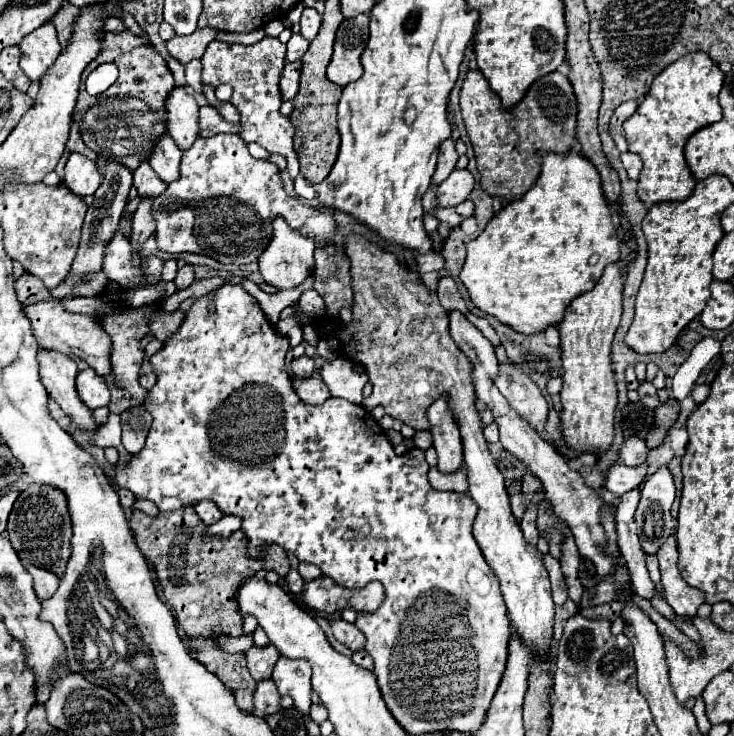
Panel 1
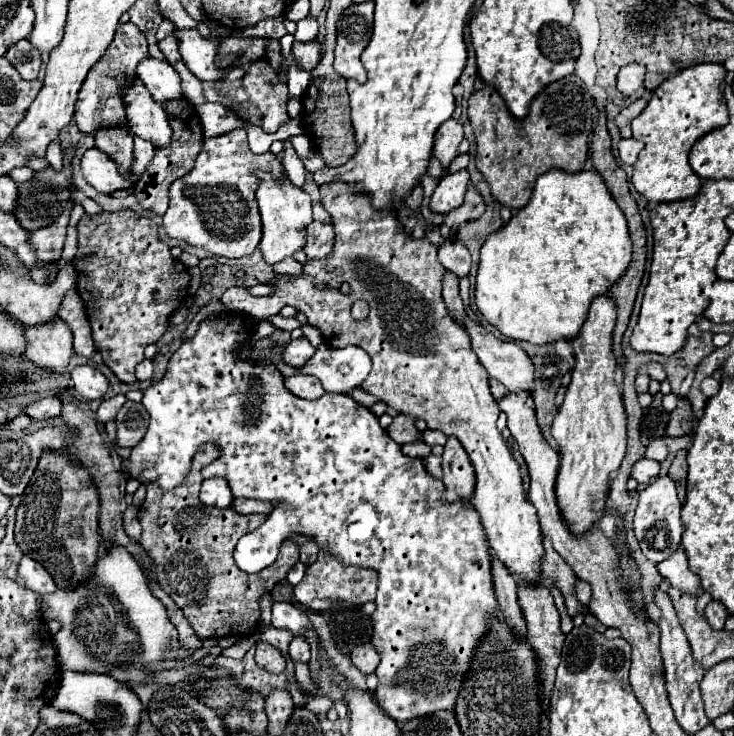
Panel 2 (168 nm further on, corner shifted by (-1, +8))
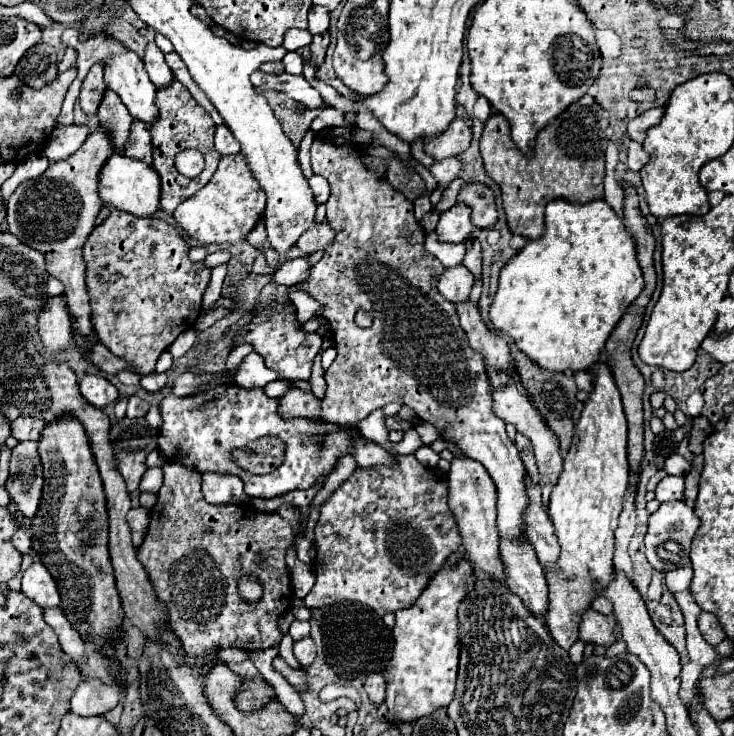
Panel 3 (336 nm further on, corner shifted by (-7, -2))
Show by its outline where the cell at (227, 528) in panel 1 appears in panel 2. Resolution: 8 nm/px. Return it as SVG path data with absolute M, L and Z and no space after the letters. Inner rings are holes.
M236 499L232 503L232 509L238 509L238 513L264 513L264 515L268 515L274 509L274 505L264 503L264 501L256 501L256 499Z

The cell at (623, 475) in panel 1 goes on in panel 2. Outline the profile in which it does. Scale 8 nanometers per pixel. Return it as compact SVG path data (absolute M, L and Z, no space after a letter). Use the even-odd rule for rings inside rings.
M640 459L636 461L634 469L632 469L632 479L636 479L638 483L650 485L652 481L656 481L660 473L660 463L658 461L650 461L650 459Z

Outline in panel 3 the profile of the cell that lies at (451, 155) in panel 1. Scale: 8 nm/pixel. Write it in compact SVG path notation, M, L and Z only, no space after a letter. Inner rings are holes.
M456 117L440 137L424 141L424 151L432 159L440 161L440 159L464 153L470 147L470 141L472 141L470 127L464 123L464 119Z

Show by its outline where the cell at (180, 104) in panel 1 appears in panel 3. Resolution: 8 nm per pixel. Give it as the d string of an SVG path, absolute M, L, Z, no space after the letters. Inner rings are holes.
M150 43L146 47L146 57L144 57L144 67L152 79L152 83L162 89L168 87L174 81L174 75L170 71L170 67L164 61L164 53L156 47L156 43Z

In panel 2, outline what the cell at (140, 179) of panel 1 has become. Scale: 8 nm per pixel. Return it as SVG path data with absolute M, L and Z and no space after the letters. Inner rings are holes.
M134 137L134 161L132 161L132 173L138 177L154 157L154 145L146 139Z

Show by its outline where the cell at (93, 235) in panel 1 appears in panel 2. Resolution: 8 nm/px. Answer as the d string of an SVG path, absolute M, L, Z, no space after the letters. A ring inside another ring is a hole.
M108 127L108 129L98 129L94 135L96 147L104 153L108 153L122 173L128 173L132 167L132 139L134 135L130 129L120 129L120 127Z

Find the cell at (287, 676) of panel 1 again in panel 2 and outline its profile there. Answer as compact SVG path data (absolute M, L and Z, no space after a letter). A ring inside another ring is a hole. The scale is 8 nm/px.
M294 637L290 643L290 659L294 661L310 661L310 645L304 637Z

